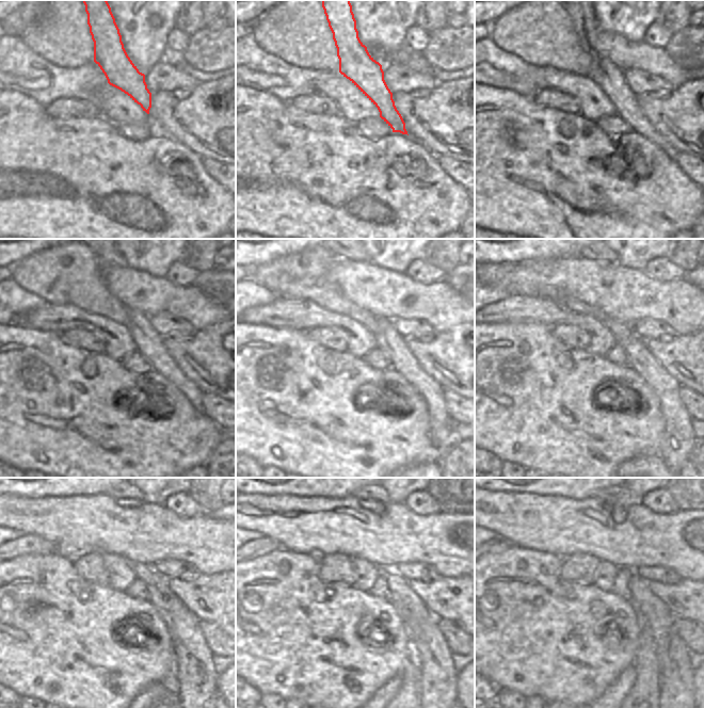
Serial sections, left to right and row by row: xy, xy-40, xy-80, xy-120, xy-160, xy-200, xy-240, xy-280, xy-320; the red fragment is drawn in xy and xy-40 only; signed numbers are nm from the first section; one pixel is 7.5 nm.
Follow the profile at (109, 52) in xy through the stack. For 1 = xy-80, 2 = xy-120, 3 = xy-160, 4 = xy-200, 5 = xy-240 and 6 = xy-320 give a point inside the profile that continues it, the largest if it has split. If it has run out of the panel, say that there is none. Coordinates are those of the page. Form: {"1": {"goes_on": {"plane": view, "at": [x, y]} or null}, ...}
{"1": {"goes_on": {"plane": "xy-80", "at": [609, 77]}}, "2": {"goes_on": {"plane": "xy-120", "at": [148, 341]}}, "3": {"goes_on": {"plane": "xy-160", "at": [442, 436]}}, "4": {"goes_on": {"plane": "xy-200", "at": [678, 440]}}, "5": {"goes_on": {"plane": "xy-240", "at": [196, 682]}}, "6": {"goes_on": {"plane": "xy-320", "at": [676, 694]}}}

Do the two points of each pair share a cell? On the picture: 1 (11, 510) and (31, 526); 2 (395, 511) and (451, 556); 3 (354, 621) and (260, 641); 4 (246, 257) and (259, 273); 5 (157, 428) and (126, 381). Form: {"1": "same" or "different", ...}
{"1": "same", "2": "same", "3": "same", "4": "different", "5": "same"}

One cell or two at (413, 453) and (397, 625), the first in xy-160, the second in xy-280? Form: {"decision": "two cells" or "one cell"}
{"decision": "one cell"}

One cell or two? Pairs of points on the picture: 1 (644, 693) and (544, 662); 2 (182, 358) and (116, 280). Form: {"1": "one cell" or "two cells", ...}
{"1": "two cells", "2": "two cells"}

